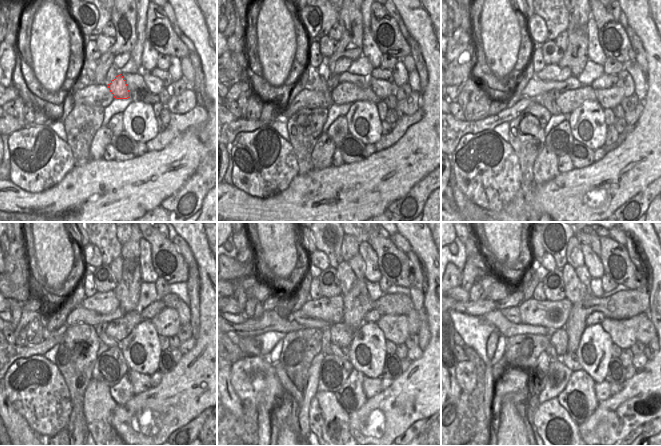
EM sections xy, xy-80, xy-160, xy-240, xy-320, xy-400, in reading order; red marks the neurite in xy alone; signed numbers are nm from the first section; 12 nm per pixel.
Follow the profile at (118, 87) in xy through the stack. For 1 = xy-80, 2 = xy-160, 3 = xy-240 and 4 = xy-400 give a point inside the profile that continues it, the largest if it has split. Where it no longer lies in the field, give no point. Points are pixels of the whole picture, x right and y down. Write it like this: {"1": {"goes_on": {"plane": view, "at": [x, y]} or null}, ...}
{"1": {"goes_on": {"plane": "xy-80", "at": [344, 93]}}, "2": {"goes_on": {"plane": "xy-160", "at": [568, 101]}}, "3": {"goes_on": {"plane": "xy-240", "at": [118, 329]}}, "4": {"goes_on": {"plane": "xy-400", "at": [558, 339]}}}

